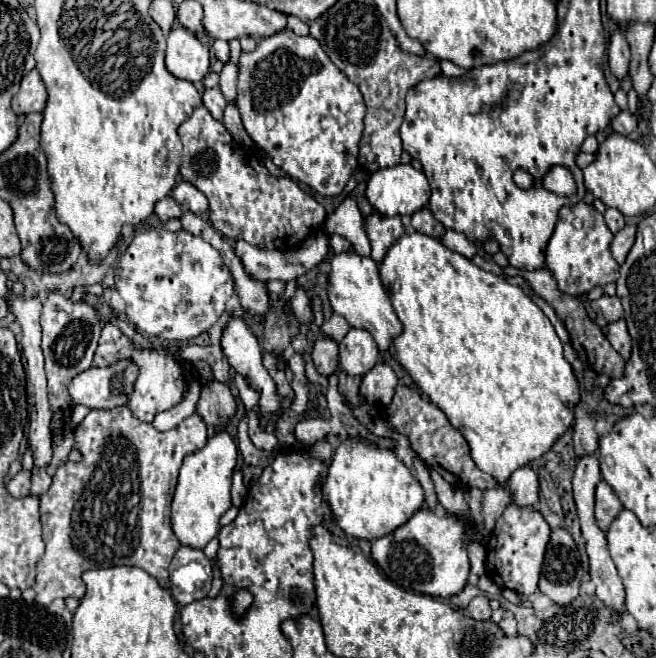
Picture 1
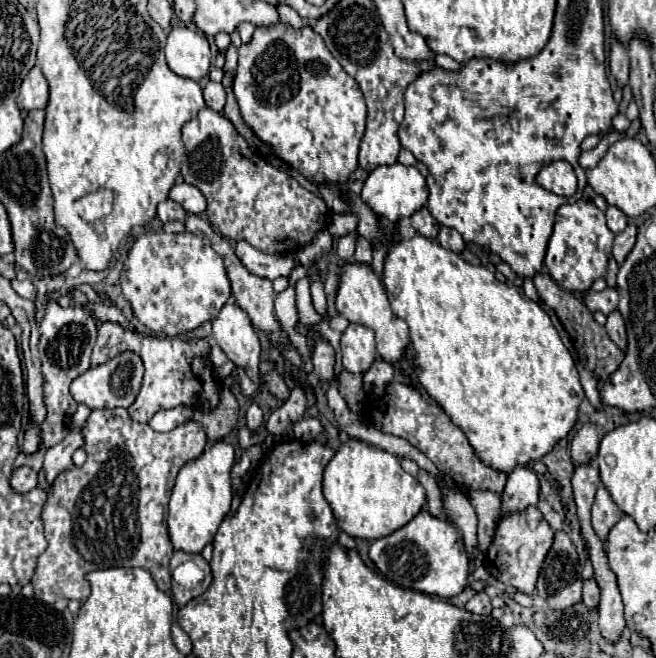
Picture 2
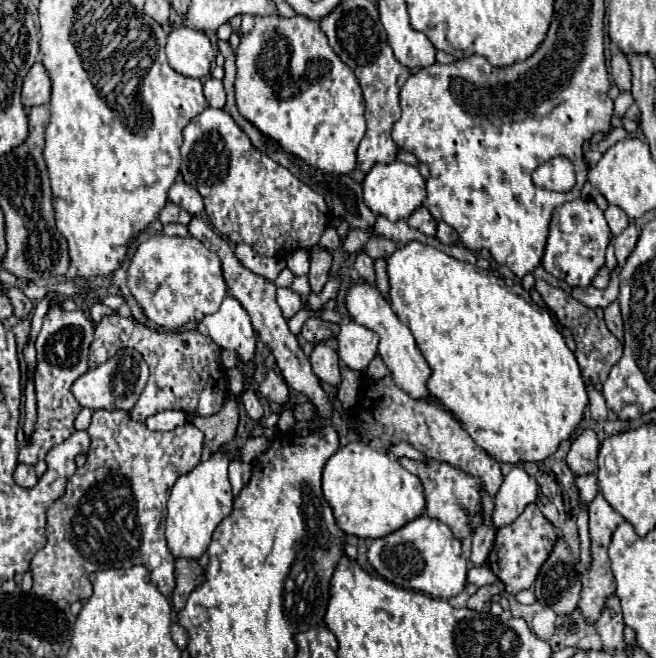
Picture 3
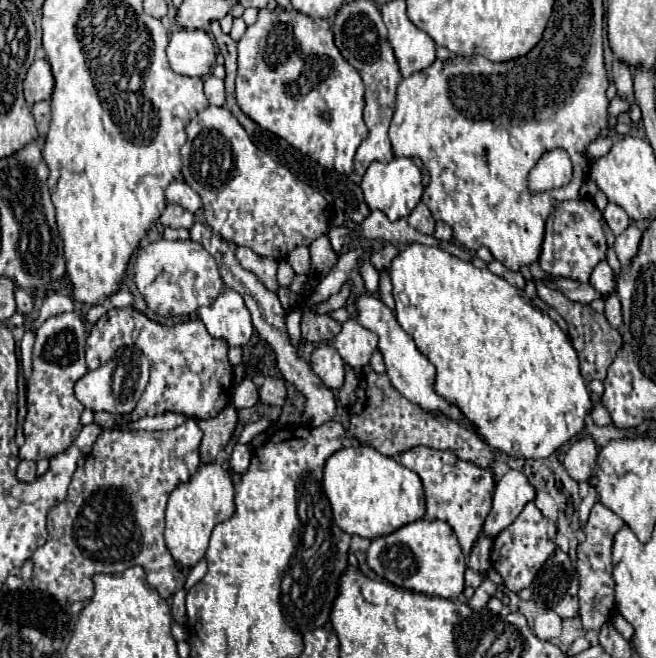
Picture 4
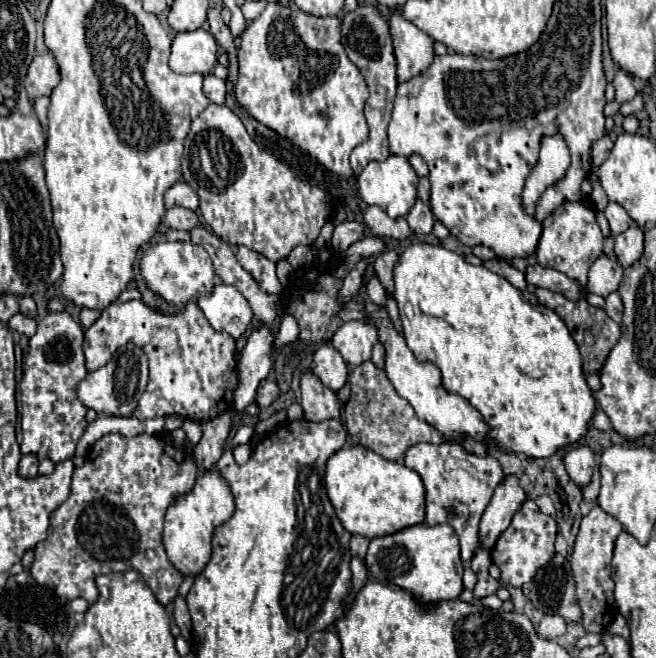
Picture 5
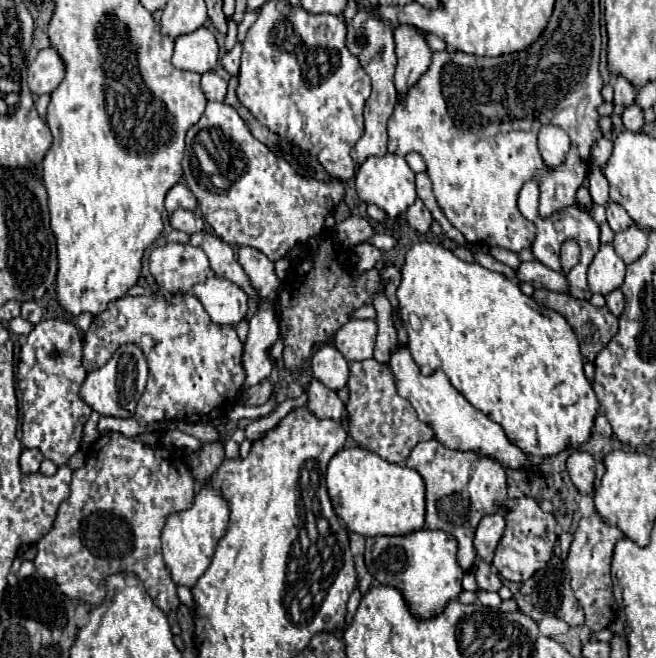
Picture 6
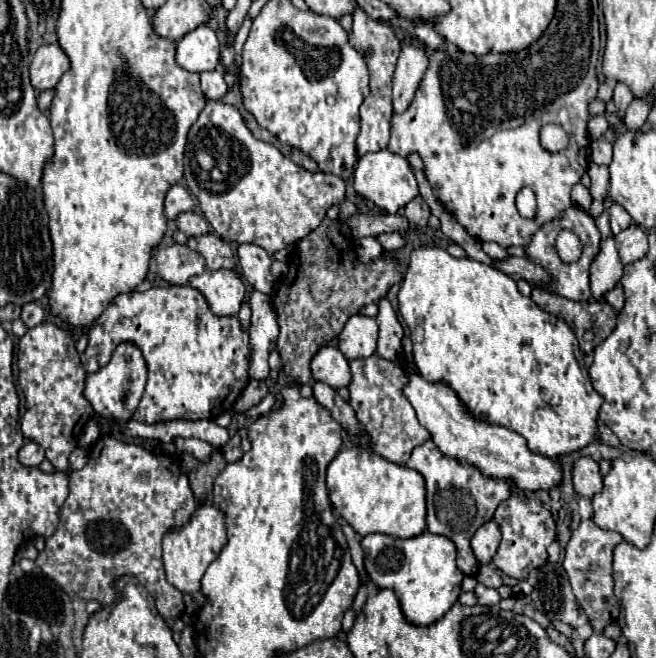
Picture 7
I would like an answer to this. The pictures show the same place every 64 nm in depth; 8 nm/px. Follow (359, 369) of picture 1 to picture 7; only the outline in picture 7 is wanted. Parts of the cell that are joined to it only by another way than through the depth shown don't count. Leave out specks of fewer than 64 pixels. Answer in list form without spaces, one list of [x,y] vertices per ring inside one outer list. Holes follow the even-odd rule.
[[[354,314],[346,322],[344,330],[338,336],[338,348],[348,360],[354,358],[368,358],[376,352],[376,338],[378,338],[378,324],[370,316]]]

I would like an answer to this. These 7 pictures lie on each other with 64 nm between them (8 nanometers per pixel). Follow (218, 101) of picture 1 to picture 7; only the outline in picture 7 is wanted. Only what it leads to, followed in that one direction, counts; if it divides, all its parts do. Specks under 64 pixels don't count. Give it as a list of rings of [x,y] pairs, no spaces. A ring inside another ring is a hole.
[[[222,68],[202,72],[200,82],[202,82],[202,92],[208,100],[220,100],[228,90],[228,86],[224,82],[224,70]]]

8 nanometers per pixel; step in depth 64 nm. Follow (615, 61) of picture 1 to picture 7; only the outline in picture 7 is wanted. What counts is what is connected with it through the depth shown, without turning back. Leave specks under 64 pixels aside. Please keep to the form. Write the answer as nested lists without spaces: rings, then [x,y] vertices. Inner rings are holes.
[[[616,84],[616,88],[614,88],[614,104],[616,104],[616,116],[620,120],[624,118],[624,112],[630,106],[632,100],[634,100],[634,96],[632,96],[630,88],[626,84]]]

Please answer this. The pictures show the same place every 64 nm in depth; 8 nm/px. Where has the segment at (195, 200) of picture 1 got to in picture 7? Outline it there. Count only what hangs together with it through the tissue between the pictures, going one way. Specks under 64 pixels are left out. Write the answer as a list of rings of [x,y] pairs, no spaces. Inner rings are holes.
[[[174,184],[166,194],[164,214],[168,216],[168,220],[176,220],[178,214],[190,212],[190,210],[194,210],[194,206],[196,206],[196,200],[190,194],[190,190],[184,188],[182,184]]]

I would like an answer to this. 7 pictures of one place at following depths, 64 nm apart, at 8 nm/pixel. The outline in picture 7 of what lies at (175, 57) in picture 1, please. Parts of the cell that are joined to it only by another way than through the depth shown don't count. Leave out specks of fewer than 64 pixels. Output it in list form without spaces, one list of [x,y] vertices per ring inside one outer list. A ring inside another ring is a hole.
[[[206,24],[188,32],[176,46],[176,62],[188,72],[214,70],[220,62],[220,42],[216,32]]]

